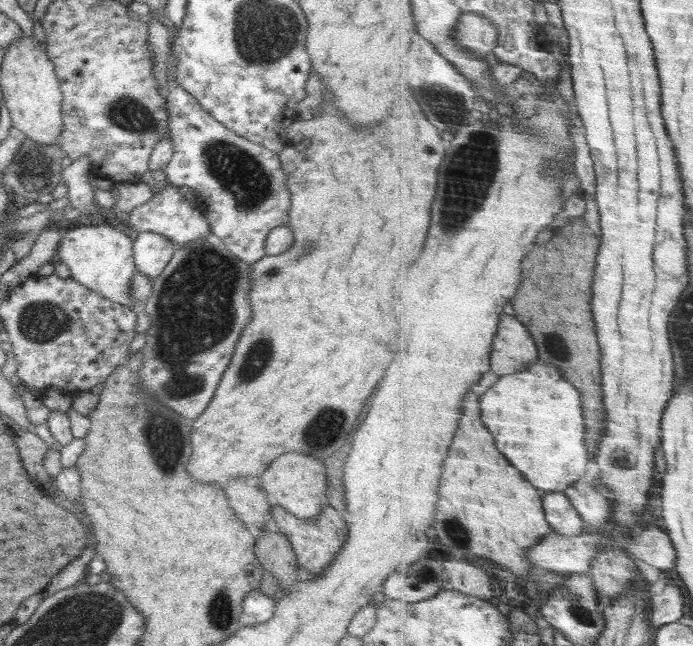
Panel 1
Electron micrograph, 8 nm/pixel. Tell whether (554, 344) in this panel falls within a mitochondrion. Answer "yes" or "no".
yes

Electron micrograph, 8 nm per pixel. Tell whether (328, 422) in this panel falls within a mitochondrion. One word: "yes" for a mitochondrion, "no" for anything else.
yes

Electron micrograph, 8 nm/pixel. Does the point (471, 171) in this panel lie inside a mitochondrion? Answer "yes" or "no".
yes

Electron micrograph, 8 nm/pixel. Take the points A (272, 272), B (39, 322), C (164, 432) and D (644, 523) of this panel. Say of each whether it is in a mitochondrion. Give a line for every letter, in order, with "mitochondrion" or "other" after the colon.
A: mitochondrion
B: mitochondrion
C: mitochondrion
D: other

